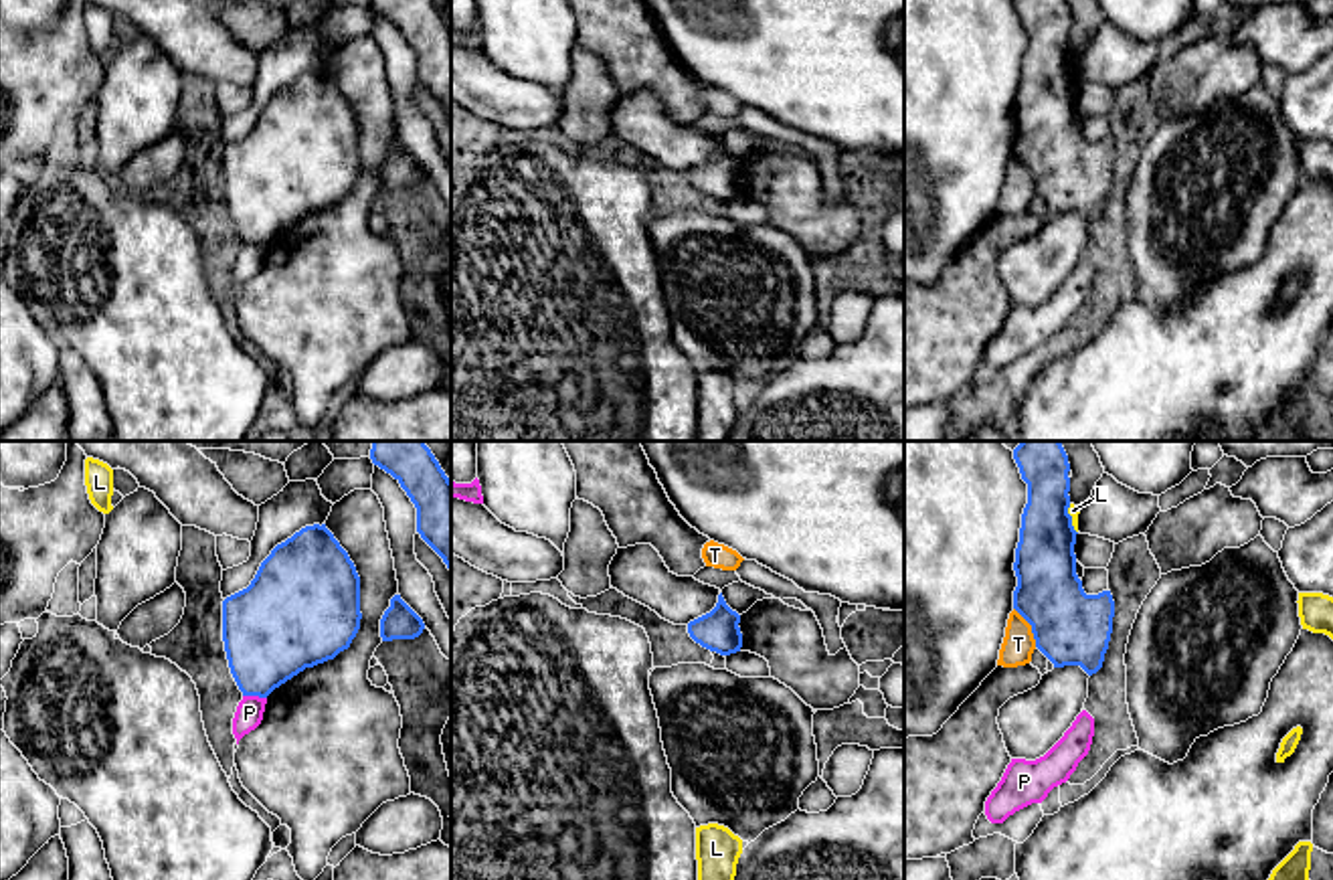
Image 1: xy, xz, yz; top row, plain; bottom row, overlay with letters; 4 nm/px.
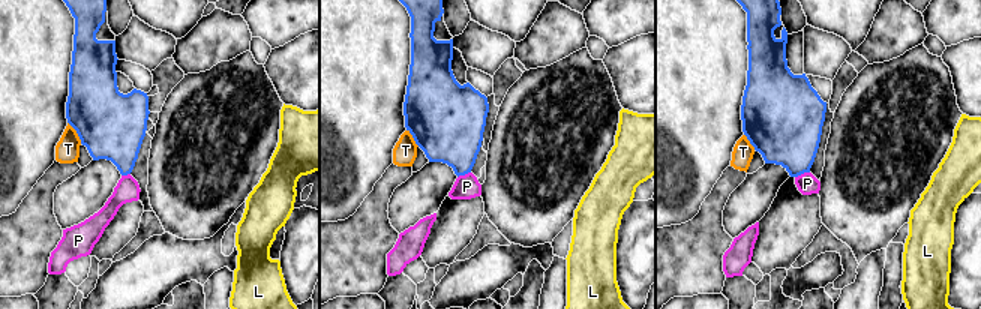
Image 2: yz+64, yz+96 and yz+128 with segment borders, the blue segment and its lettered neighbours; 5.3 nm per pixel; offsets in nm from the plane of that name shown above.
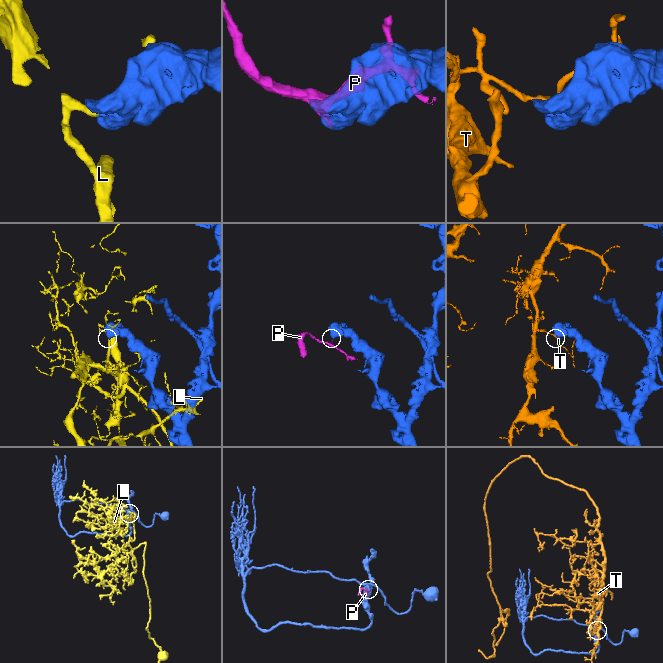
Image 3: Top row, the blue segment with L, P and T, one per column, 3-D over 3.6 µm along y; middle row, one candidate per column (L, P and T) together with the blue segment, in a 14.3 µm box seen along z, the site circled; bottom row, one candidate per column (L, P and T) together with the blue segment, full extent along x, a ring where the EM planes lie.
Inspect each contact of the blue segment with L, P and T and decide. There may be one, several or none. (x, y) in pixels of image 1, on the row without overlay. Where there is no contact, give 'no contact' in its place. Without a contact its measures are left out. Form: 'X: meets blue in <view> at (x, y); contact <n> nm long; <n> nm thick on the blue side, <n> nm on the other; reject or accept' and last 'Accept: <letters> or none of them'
L: meets blue in yz at (1071, 65); contact 120 nm long; 240 nm thick on the blue side, 50 nm on the other; reject
P: meets blue in xy at (255, 241); contact 100 nm long; 380 nm thick on the blue side, 110 nm on the other; reject
T: meets blue in yz at (1032, 174); contact 180 nm long; 300 nm thick on the blue side, 130 nm on the other; reject
Accept: none of them

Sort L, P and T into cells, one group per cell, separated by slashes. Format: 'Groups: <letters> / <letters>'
Groups: L / P / T

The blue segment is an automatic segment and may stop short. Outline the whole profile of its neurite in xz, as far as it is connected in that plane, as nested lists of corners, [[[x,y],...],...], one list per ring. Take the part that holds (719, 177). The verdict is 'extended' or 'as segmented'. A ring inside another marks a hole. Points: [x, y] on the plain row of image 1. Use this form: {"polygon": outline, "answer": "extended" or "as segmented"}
{"polygon": [[[720,140],[718,150],[710,160],[688,170],[688,180],[702,194],[720,202],[730,202],[742,194],[738,170],[740,162],[726,152]]], "answer": "as segmented"}

